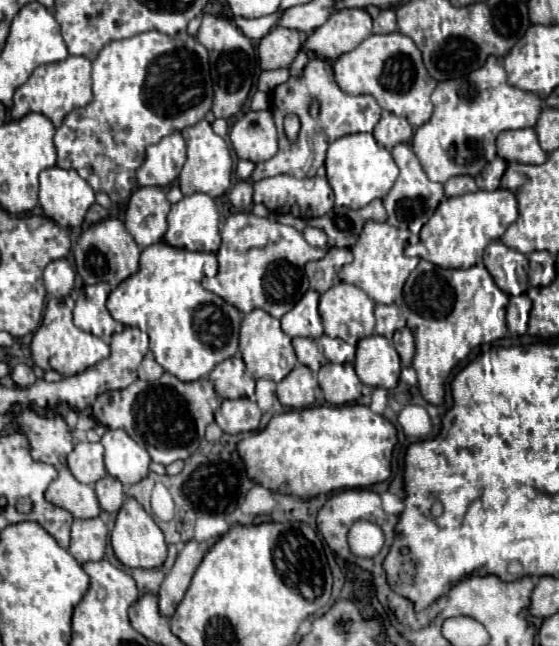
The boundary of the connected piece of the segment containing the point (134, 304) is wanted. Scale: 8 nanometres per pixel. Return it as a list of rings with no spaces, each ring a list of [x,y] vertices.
[[[161,241],[143,249],[139,271],[111,291],[107,309],[115,321],[138,327],[149,335],[155,361],[167,373],[181,381],[197,381],[239,349],[241,313],[201,285],[205,277],[217,273],[215,253],[175,249]]]

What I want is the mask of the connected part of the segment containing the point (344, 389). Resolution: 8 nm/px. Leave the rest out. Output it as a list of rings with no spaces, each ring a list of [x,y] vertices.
[[[327,363],[323,365],[323,369],[319,369],[317,379],[319,379],[325,399],[331,405],[351,403],[361,397],[363,383],[355,375],[355,369],[351,363],[343,363],[343,365]]]

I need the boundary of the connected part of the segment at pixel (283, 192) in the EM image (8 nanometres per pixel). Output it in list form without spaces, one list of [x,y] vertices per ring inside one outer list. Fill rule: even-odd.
[[[277,175],[269,179],[261,179],[253,183],[253,203],[263,203],[269,211],[273,213],[289,213],[293,217],[303,217],[303,219],[315,219],[325,215],[333,207],[333,189],[329,187],[325,177],[307,177],[307,179],[297,179],[291,175]]]

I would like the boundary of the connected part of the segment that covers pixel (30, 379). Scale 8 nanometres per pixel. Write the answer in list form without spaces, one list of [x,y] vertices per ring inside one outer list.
[[[15,365],[15,369],[11,371],[11,379],[15,381],[15,385],[17,387],[29,387],[29,385],[33,385],[35,383],[35,373],[33,373],[33,369],[29,367],[29,365]]]

